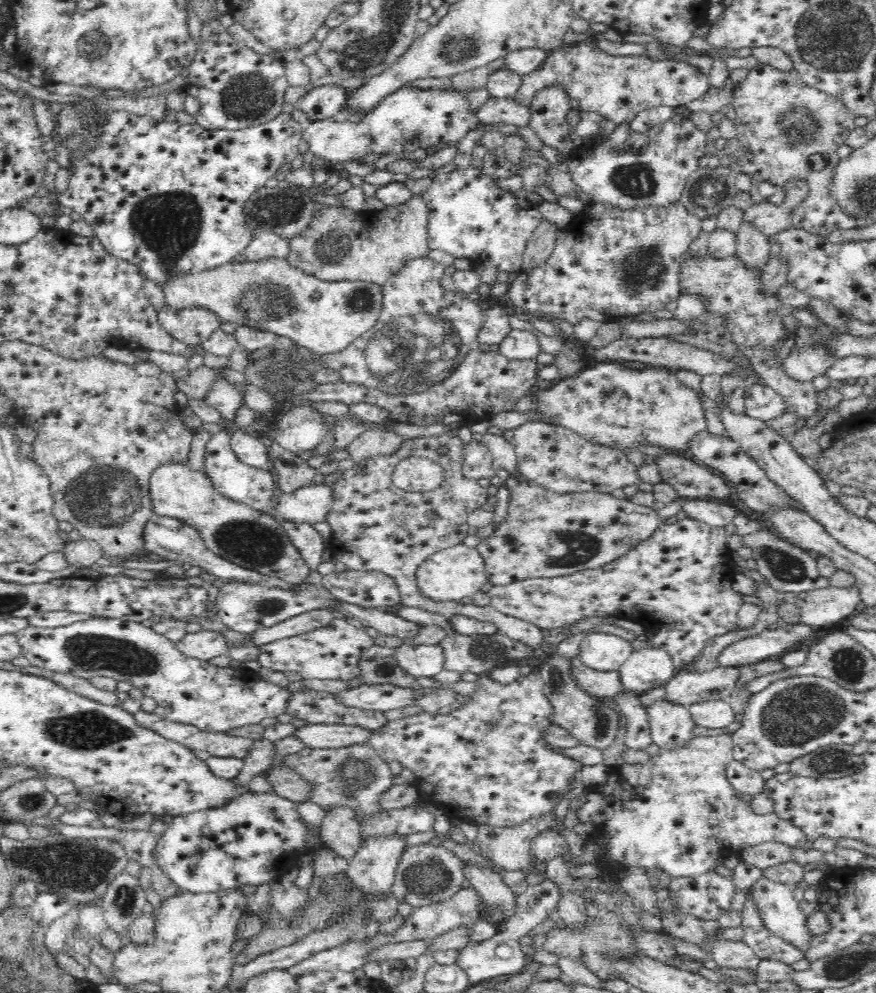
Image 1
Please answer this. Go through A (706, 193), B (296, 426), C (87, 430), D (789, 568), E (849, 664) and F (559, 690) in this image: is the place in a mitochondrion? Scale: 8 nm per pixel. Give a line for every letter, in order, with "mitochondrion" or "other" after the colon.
A: mitochondrion
B: other
C: other
D: mitochondrion
E: mitochondrion
F: mitochondrion

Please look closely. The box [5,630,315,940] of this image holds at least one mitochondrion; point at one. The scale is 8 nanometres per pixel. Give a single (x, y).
(79, 866)

